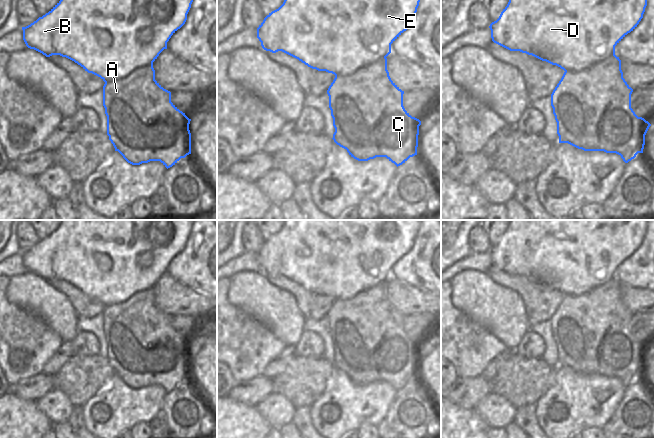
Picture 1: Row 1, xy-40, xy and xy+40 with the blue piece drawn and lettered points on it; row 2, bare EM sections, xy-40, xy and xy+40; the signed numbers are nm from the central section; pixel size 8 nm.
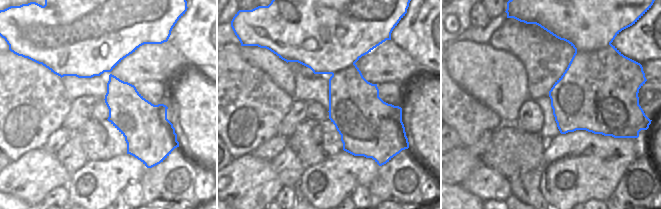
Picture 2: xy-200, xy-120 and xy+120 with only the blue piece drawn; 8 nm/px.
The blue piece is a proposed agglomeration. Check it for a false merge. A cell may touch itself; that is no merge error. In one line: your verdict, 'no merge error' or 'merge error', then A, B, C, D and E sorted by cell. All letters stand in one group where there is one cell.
merge error; groups A C / B D E

